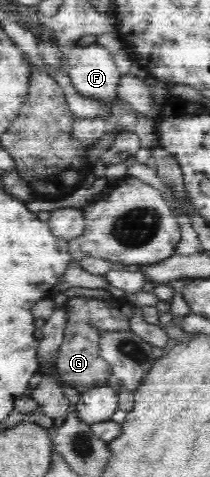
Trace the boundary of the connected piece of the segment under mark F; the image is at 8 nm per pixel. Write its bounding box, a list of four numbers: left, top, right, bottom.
[66,43,121,115]

